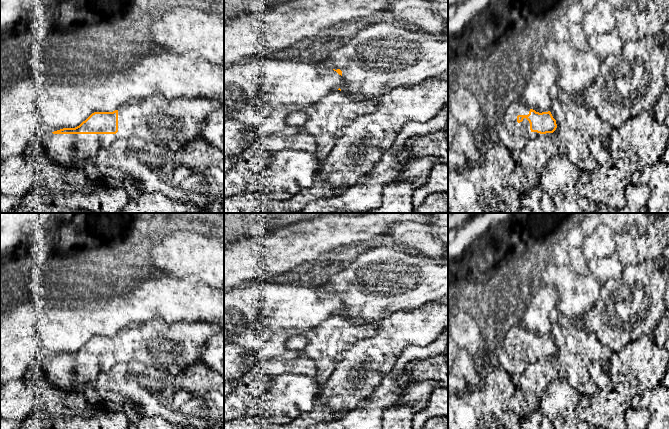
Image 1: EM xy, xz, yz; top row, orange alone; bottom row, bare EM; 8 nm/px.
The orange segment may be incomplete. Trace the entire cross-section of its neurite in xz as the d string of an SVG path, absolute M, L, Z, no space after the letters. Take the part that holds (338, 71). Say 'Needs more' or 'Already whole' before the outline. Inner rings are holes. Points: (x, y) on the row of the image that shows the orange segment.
Needs more. M369 21L355 38L317 64L342 76L343 94L355 101L378 99L397 87L416 85L448 72L448 34L424 32L396 21Z

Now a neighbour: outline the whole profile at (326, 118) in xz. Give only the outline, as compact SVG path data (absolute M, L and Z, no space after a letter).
M334 90L322 100L305 107L302 111L307 115L303 130L311 135L317 144L317 158L326 158L334 146L334 141L342 134L342 129L361 115L376 110L378 99L355 101Z

